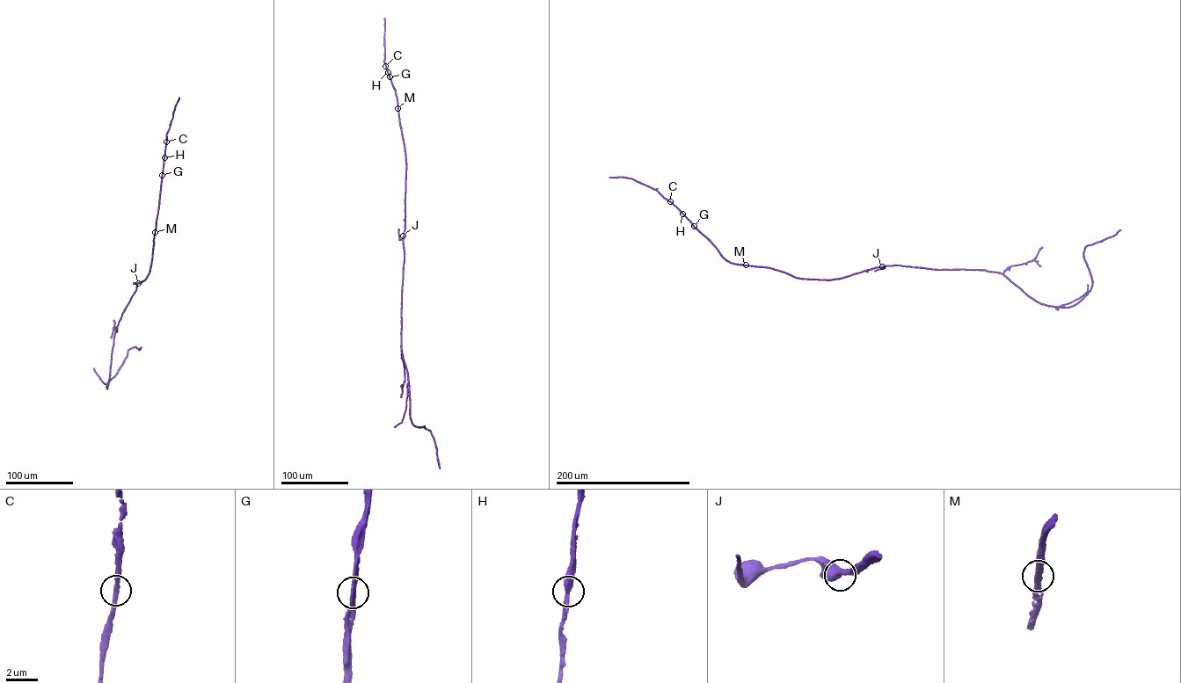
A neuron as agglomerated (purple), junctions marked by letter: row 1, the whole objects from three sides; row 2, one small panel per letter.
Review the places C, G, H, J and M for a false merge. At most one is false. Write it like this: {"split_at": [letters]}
{"split_at": []}

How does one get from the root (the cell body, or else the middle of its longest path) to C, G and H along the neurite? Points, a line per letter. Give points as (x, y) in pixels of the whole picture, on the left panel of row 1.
C: (138, 283), (145, 279), (150, 266), (166, 141)
G: (138, 283), (144, 280), (150, 271), (162, 175)
H: (138, 283), (145, 279), (150, 266), (164, 157)

